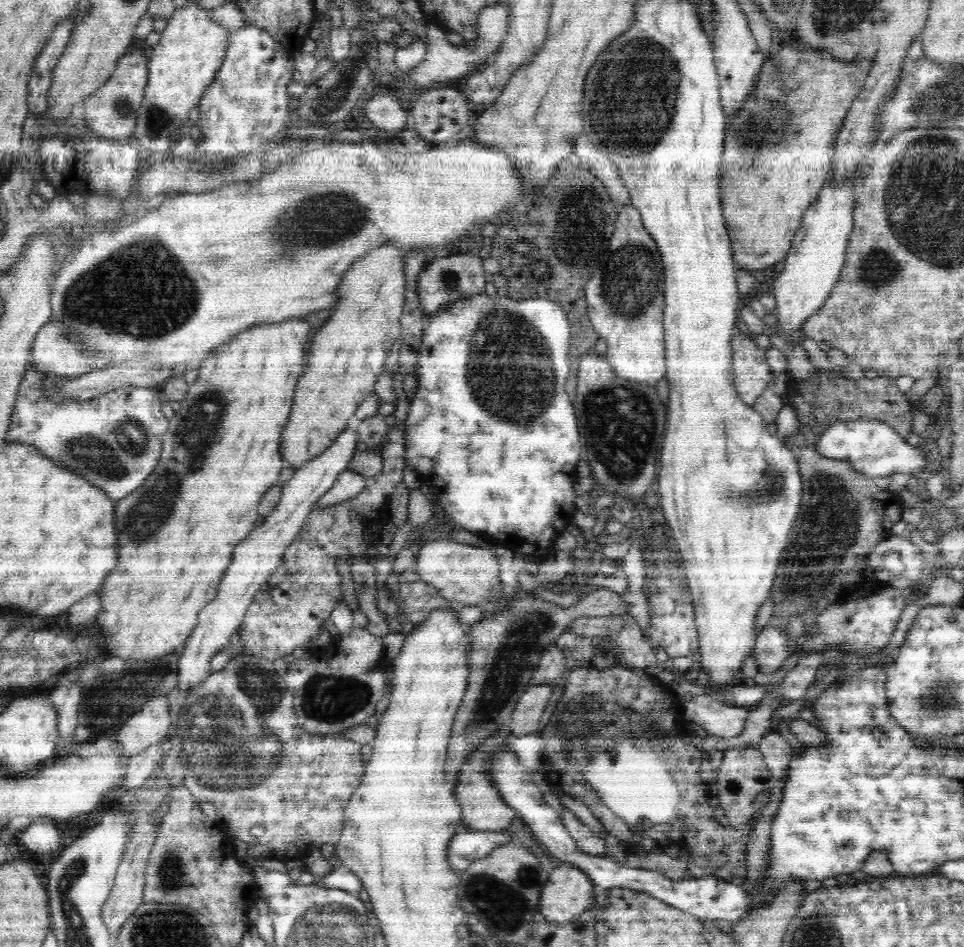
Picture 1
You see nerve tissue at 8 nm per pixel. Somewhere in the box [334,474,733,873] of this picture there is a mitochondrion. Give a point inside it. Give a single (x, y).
(589, 725)

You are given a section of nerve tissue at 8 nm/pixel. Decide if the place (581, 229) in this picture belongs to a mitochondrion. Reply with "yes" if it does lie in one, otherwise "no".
yes

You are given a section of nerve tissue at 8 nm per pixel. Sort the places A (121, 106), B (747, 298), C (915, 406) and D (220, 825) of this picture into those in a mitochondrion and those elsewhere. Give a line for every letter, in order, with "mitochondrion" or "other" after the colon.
A: mitochondrion
B: other
C: other
D: other

